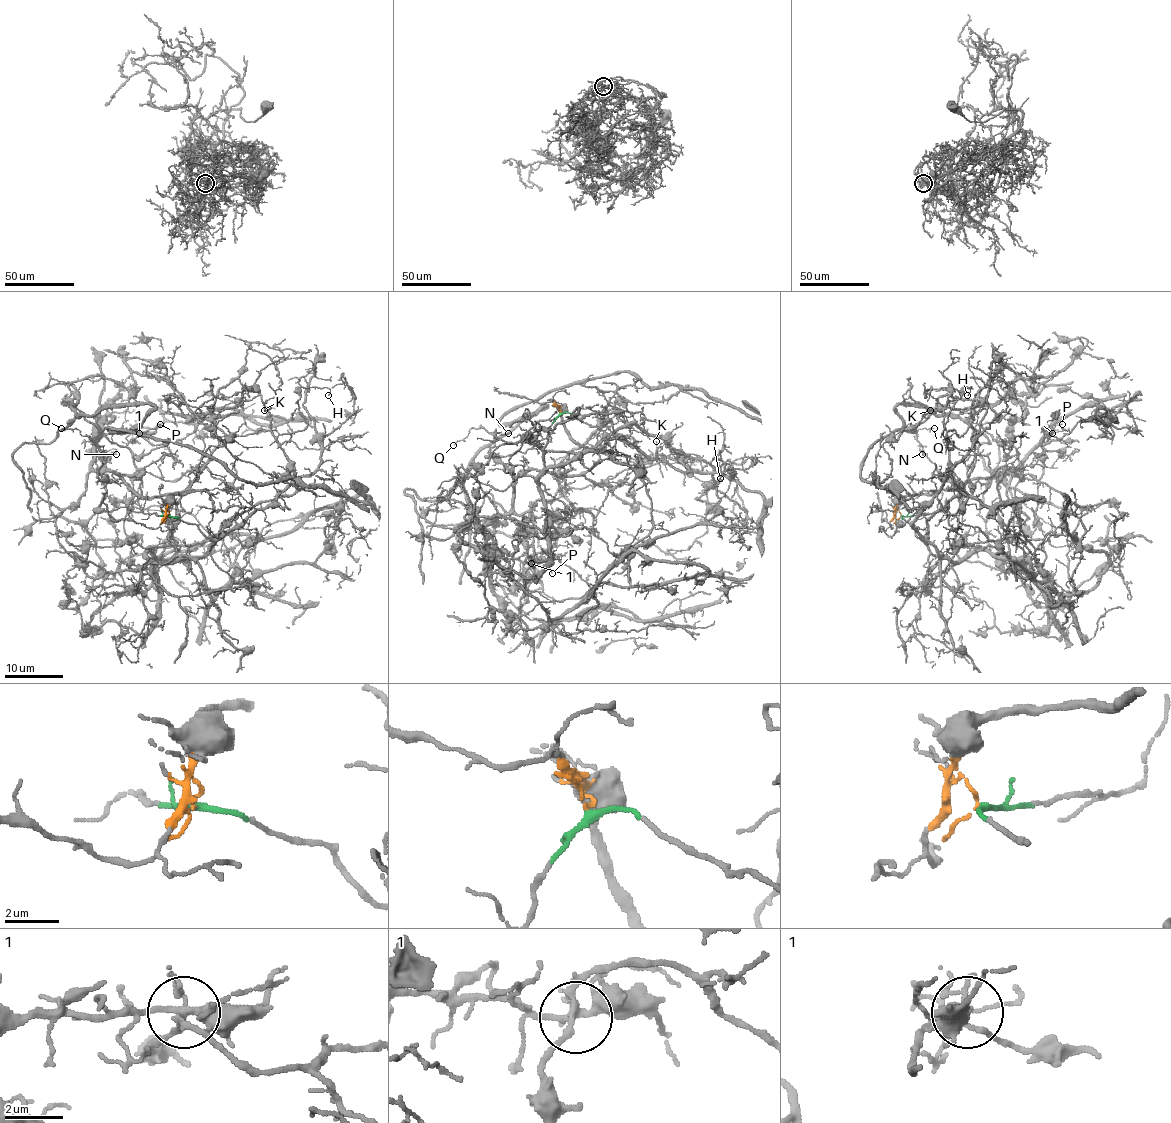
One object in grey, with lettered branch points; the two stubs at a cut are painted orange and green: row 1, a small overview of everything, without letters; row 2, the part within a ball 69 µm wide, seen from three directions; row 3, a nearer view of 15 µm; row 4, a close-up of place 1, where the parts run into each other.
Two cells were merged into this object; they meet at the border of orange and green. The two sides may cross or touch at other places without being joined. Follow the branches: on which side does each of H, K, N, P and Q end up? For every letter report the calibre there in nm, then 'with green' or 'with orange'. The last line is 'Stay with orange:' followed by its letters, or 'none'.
H: calibre 110 nm; with green
K: calibre 100 nm; with green
N: calibre 90 nm; with orange
P: calibre 100 nm; with orange
Q: calibre 110 nm; with orange
Stay with orange: N, P, Q

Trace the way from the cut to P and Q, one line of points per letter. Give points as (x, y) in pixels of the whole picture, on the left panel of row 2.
P: (166, 516), (172, 494), (207, 490), (139, 496), (92, 466), (103, 436), (159, 424)
Q: (166, 516), (172, 494), (207, 490), (136, 496), (98, 472), (102, 453), (90, 439), (61, 428)

